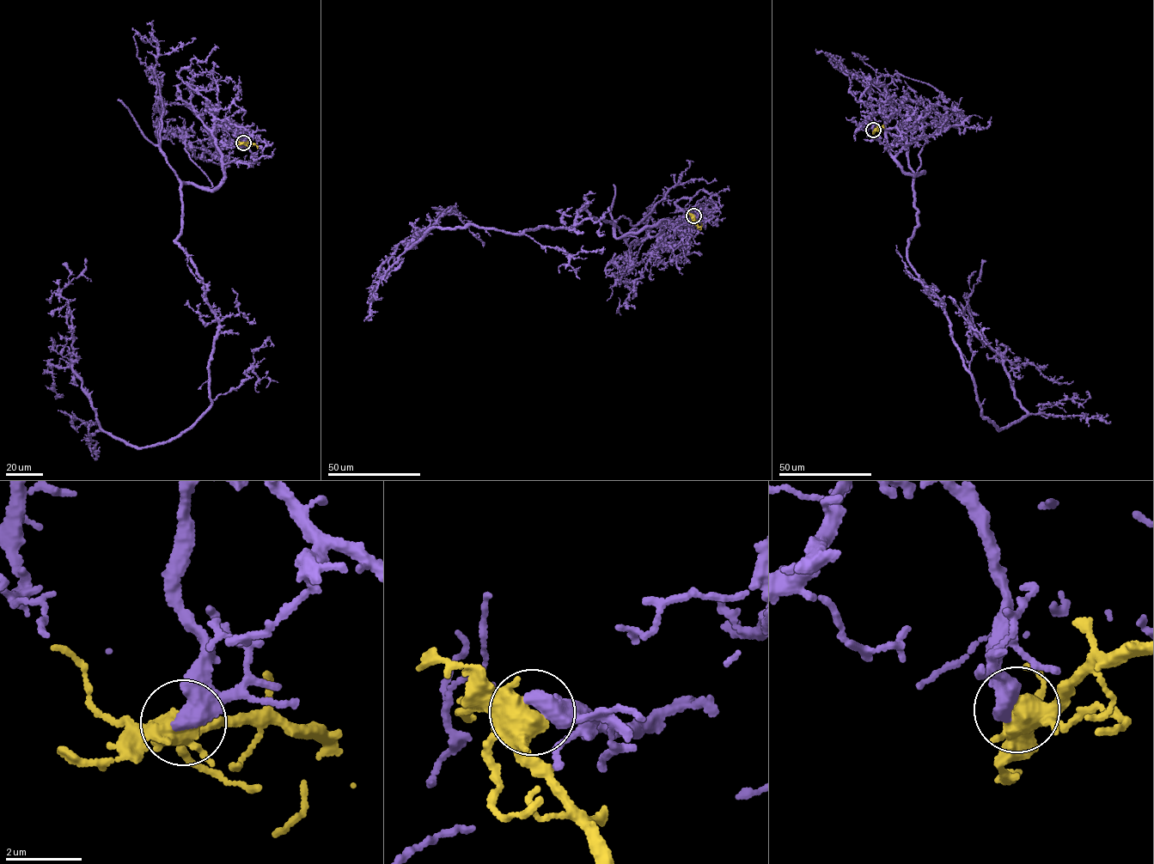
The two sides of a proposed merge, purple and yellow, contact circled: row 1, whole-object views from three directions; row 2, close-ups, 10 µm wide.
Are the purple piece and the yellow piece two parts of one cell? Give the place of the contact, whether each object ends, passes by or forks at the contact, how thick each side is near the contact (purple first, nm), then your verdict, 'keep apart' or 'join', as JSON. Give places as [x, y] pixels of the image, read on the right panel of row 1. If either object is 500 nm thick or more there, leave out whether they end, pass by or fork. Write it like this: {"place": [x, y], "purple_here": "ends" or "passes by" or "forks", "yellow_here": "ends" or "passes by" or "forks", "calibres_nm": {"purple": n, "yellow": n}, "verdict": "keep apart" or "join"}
{"place": [873, 130], "purple_here": "passes by", "yellow_here": "forks", "calibres_nm": {"purple": 420, "yellow": 440}, "verdict": "join"}

